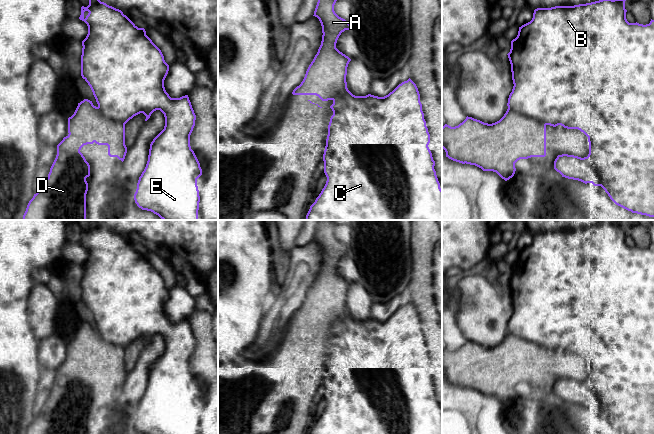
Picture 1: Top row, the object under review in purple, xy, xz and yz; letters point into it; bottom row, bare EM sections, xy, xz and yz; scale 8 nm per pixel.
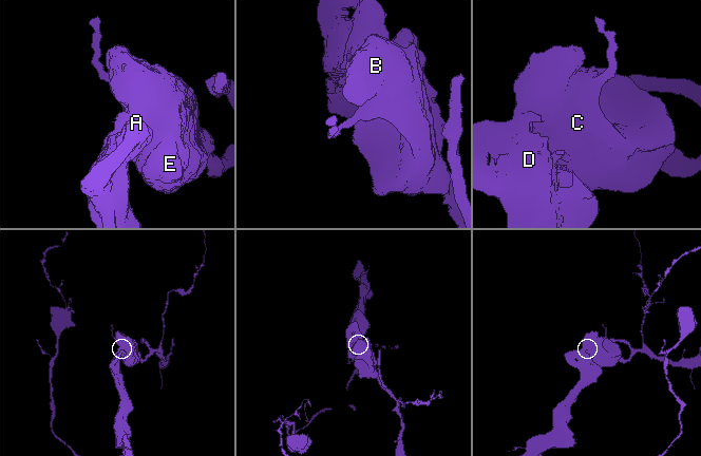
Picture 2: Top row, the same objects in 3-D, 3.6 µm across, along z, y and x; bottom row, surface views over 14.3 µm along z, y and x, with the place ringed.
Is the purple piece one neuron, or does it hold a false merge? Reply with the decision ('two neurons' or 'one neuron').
two neurons

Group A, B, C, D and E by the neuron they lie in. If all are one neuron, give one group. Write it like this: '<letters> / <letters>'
A D / B C E

